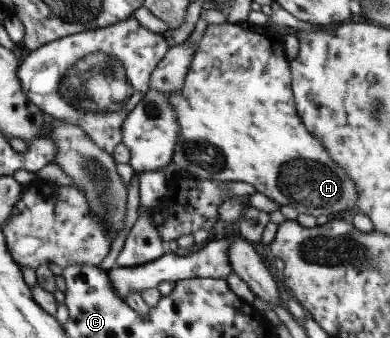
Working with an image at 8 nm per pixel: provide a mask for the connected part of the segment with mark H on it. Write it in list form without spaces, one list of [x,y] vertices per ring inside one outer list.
[[[228,22],[207,24],[199,43],[199,49],[196,51],[192,61],[190,72],[186,77],[184,90],[170,92],[170,102],[174,104],[174,110],[178,114],[178,124],[181,125],[181,139],[172,162],[182,166],[190,175],[201,177],[204,180],[220,182],[242,181],[242,183],[248,183],[248,185],[252,185],[256,189],[256,192],[262,193],[262,195],[279,204],[279,206],[288,205],[294,207],[298,214],[310,215],[316,218],[318,215],[328,217],[329,215],[342,215],[342,213],[347,213],[350,216],[351,213],[357,211],[355,208],[358,194],[356,194],[354,182],[346,176],[346,172],[342,171],[340,166],[334,164],[334,161],[328,156],[321,142],[304,128],[302,120],[300,120],[296,113],[291,90],[289,60],[286,59],[283,51],[283,37],[280,34],[269,27],[247,22],[241,25],[230,24]]]

